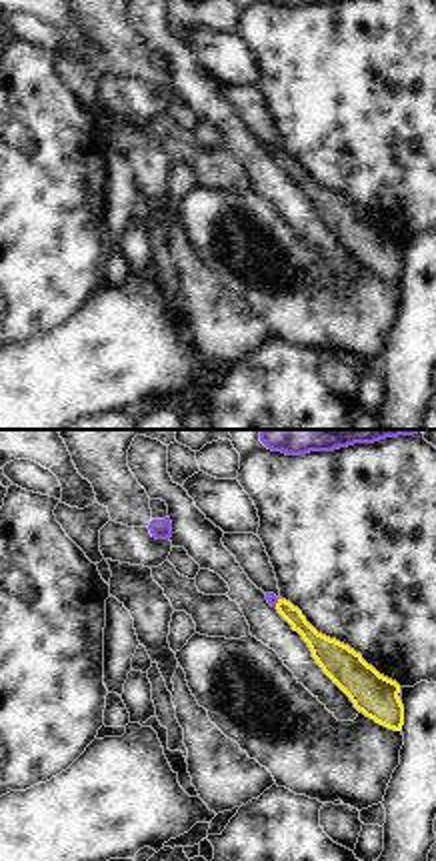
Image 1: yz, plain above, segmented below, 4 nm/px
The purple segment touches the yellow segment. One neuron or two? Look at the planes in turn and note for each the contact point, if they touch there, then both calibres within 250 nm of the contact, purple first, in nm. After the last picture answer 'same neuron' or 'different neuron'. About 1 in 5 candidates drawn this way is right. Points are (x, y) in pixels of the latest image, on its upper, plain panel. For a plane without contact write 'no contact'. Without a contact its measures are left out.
meets purple at (276, 154); 50 nm thick on the purple side, 90 nm on the other

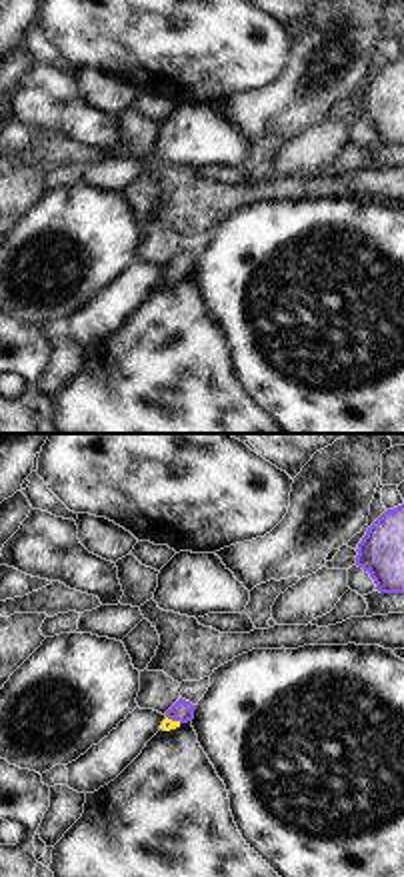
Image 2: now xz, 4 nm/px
meets purple at (174, 272); 90 nm thick on the purple side, 50 nm on the other

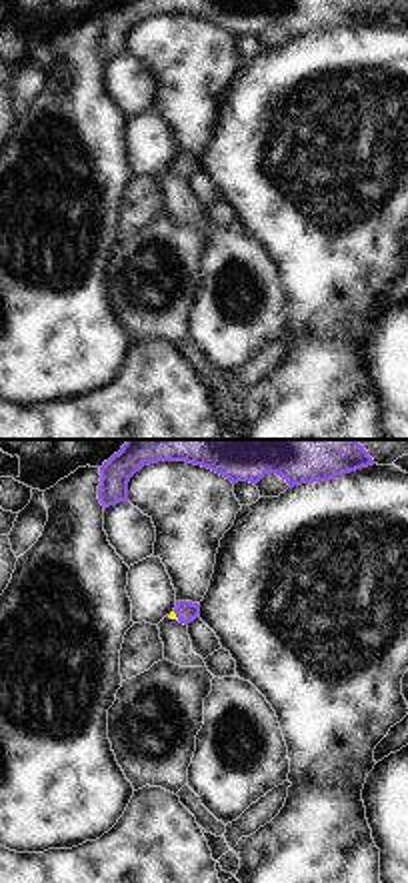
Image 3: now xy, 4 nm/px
meets purple at (176, 168); 90 nm thick on the purple side, 30 nm on the other

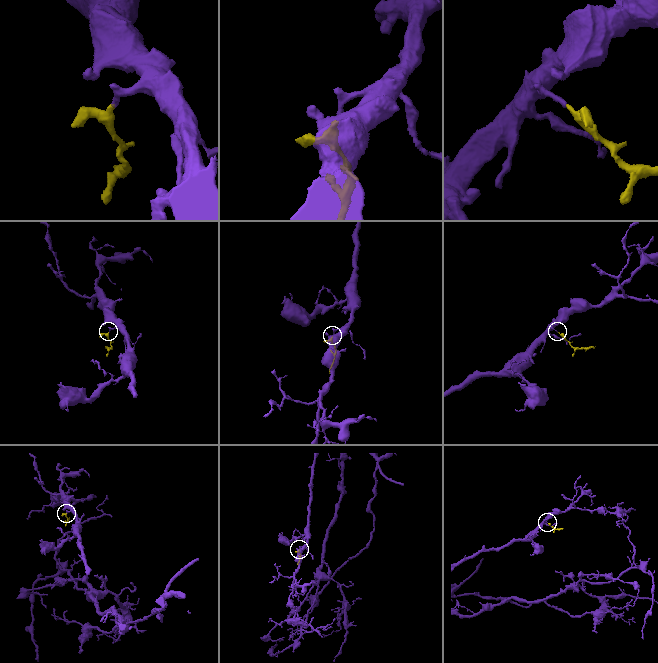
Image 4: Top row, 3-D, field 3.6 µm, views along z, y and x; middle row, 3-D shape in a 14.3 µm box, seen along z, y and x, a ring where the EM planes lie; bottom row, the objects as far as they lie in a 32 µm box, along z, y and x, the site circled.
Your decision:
same neuron

